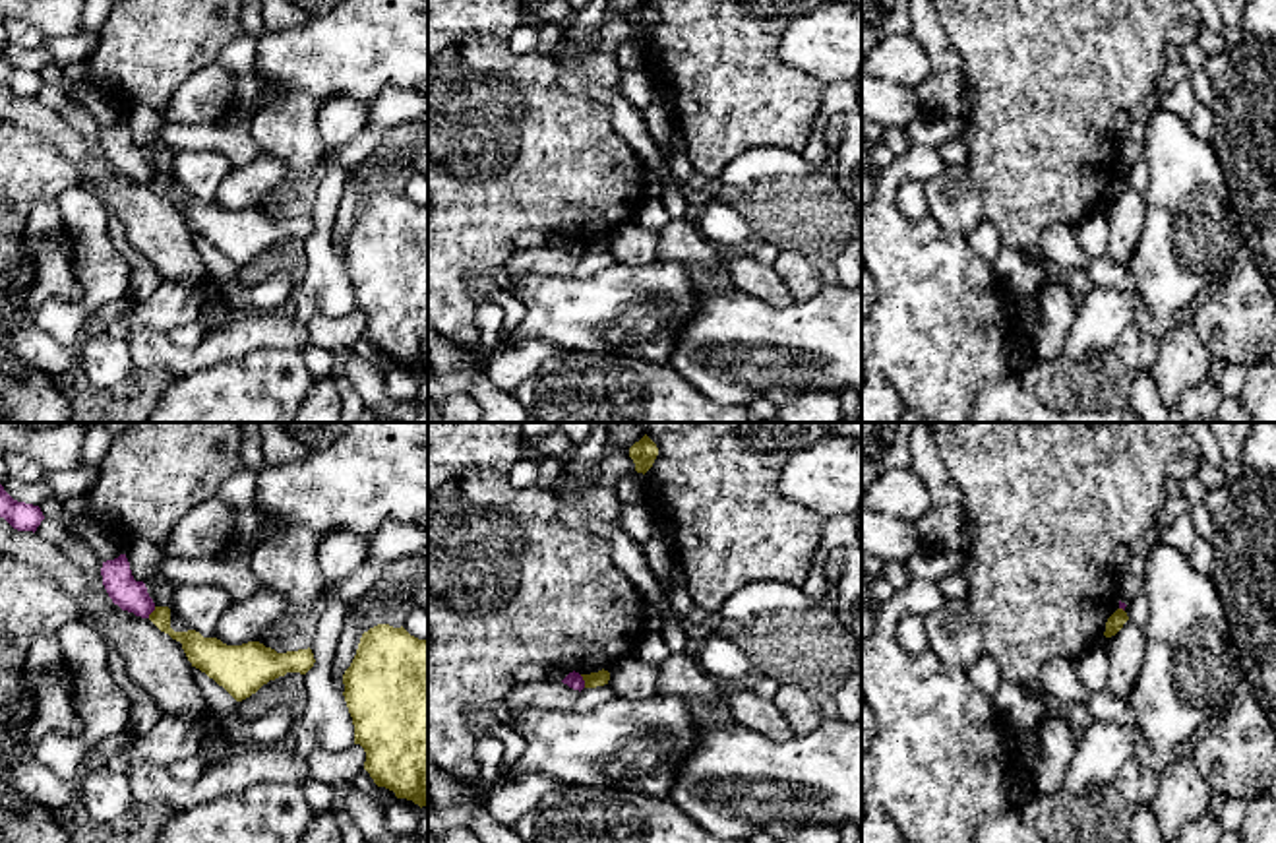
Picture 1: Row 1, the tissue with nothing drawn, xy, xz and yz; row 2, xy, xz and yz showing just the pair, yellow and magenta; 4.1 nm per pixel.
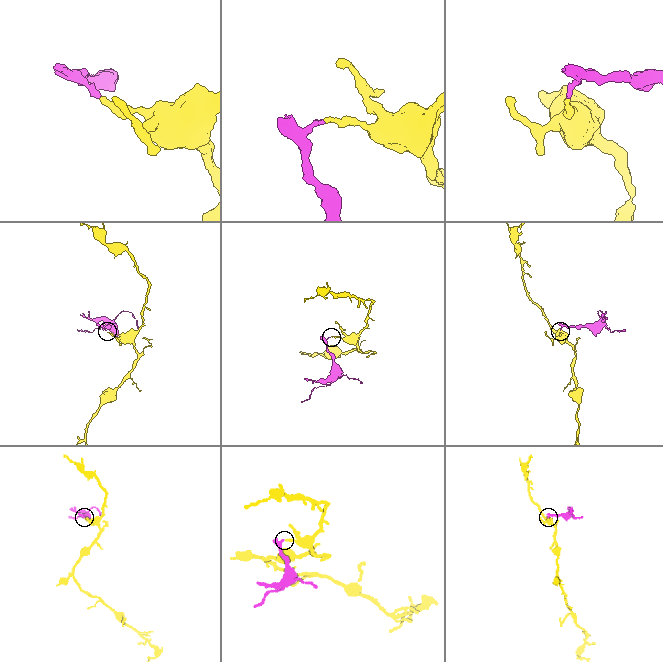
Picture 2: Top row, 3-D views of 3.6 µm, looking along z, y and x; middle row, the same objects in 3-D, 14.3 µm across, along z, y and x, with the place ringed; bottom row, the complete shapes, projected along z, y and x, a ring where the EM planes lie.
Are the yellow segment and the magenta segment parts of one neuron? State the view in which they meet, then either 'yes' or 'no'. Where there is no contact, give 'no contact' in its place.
contact in xz; no

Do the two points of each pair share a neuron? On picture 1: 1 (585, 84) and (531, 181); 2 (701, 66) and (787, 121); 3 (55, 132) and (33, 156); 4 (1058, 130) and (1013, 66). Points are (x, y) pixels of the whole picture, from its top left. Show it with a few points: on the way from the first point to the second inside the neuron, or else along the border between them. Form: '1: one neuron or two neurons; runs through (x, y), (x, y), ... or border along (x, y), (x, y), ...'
1: two neurons; border along (556, 62), (556, 80), (568, 92), (607, 103)
2: one neuron; runs through (723, 80), (736, 93), (765, 103)
3: two neurons; border along (20, 124), (49, 138), (80, 171)
4: one neuron; runs through (1042, 115), (1042, 95), (1029, 82)

